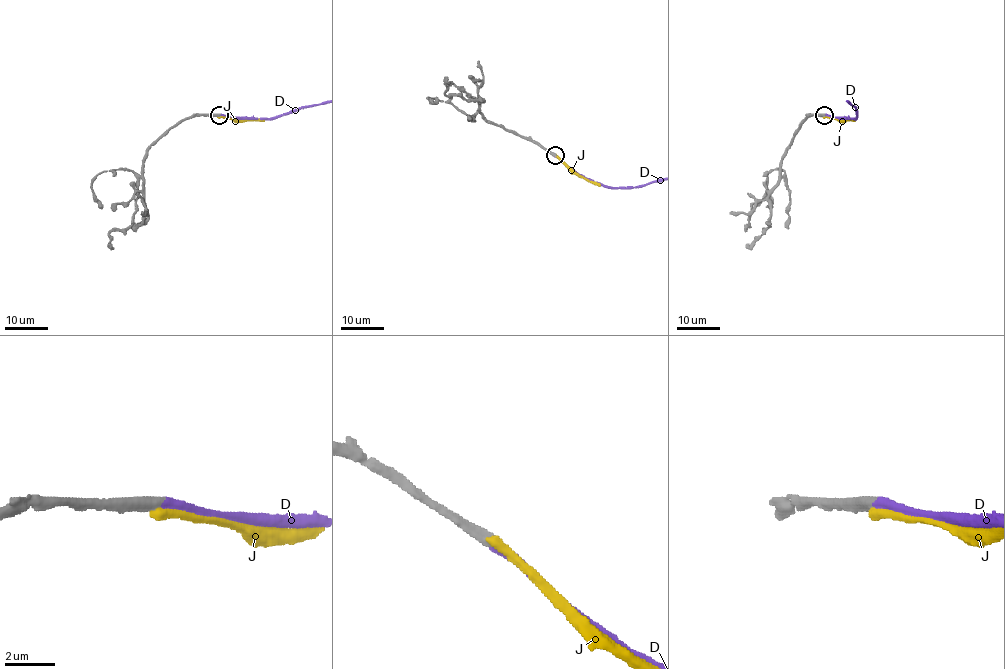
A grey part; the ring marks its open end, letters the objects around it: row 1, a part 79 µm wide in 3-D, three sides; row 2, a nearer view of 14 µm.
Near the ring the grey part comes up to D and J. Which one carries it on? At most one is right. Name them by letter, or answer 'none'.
D

